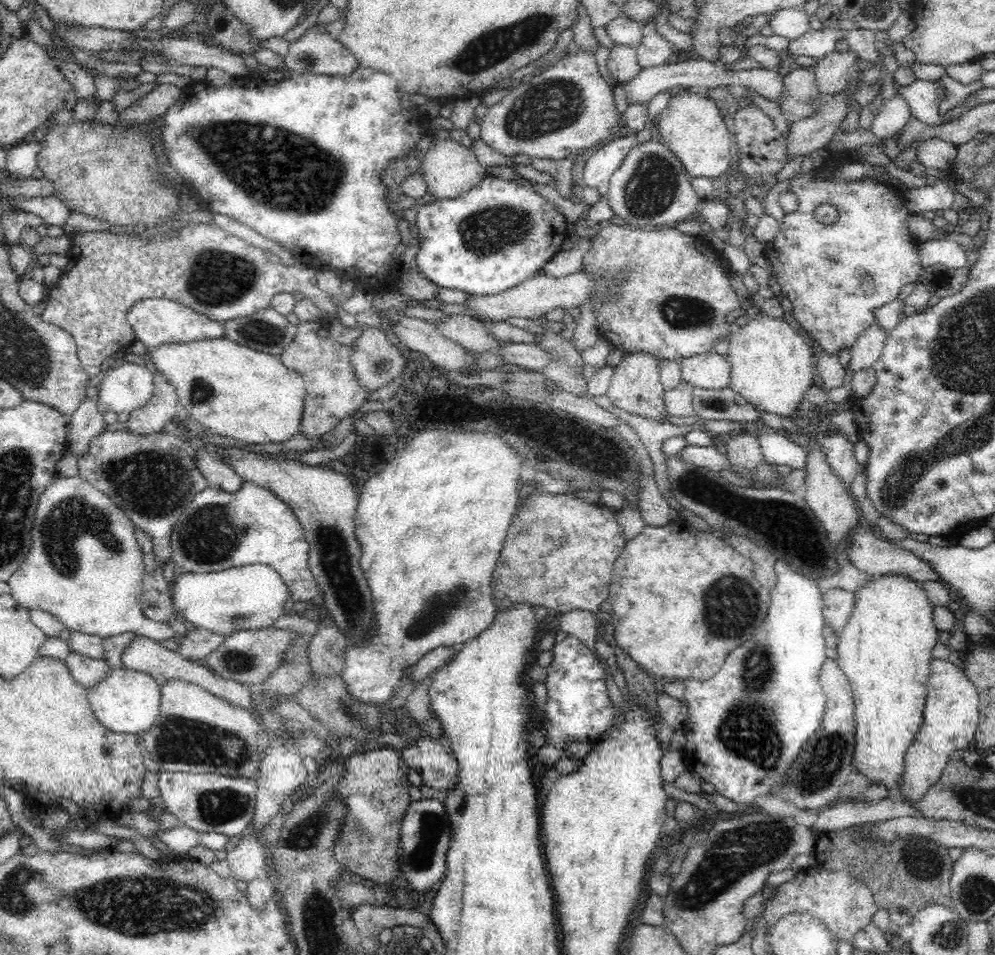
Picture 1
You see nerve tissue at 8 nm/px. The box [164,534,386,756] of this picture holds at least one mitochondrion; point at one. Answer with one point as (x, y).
(238, 662)

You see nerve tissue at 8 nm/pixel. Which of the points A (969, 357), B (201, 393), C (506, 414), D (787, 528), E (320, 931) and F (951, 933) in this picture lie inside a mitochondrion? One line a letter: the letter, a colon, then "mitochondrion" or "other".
A: mitochondrion
B: mitochondrion
C: other
D: mitochondrion
E: mitochondrion
F: mitochondrion

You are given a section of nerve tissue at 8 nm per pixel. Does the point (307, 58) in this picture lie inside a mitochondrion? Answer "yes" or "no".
yes

